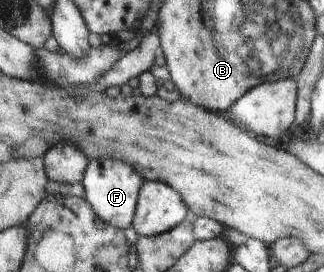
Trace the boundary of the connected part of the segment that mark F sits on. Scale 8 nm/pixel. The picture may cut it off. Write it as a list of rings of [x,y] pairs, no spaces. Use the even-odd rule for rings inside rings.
[[[93,159],[84,174],[84,198],[99,214],[100,219],[120,229],[128,229],[135,219],[138,209],[139,191],[142,189],[144,177],[130,167],[129,163],[118,159]]]

